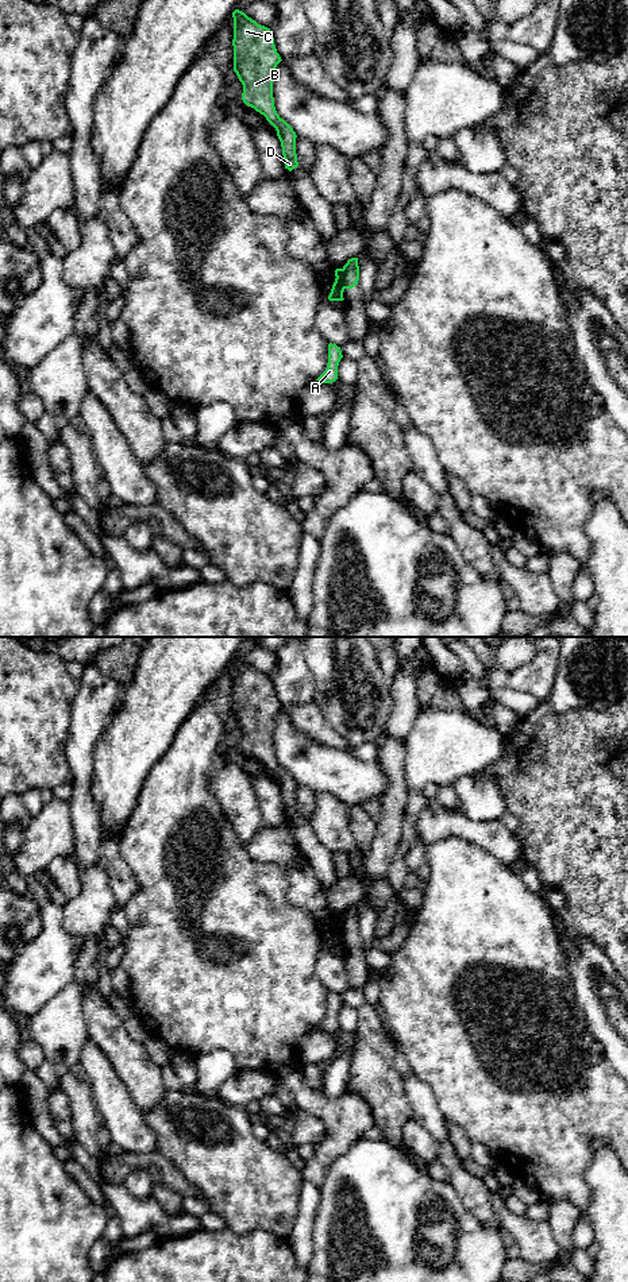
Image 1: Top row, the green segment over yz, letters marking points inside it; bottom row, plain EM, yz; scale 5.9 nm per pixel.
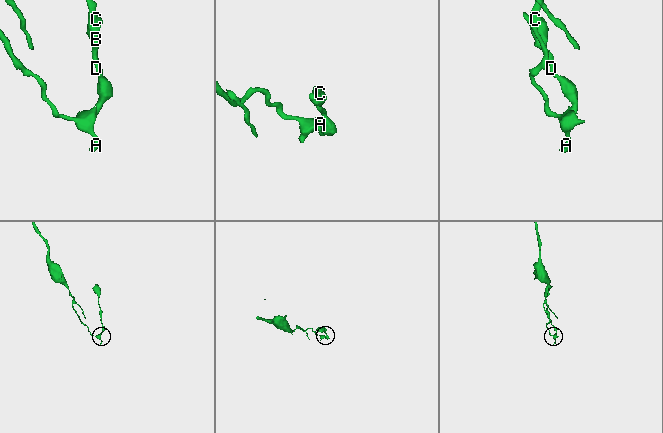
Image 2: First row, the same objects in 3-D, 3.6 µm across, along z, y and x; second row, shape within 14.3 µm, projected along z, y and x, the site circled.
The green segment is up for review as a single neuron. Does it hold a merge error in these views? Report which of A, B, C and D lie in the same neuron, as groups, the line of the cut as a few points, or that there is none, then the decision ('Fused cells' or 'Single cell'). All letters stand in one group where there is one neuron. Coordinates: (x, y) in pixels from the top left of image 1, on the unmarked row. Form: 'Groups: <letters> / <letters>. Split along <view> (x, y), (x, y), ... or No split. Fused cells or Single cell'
Groups: A / B C D. Split along yz (342, 916), (345, 935). Fused cells

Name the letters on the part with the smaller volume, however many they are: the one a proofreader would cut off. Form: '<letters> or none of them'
B, C, D

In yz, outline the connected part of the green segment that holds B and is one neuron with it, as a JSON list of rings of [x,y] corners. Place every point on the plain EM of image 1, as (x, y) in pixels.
[[[235,657],[234,665],[234,719],[243,733],[242,748],[263,762],[276,776],[281,789],[285,816],[298,814],[296,780],[280,765],[274,754],[273,730],[277,713],[282,708],[277,700],[270,676],[258,672],[244,660]]]

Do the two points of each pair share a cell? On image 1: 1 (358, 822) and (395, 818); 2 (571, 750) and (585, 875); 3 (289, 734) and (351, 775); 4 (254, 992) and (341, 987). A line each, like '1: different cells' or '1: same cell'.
1: different cells
2: same cell
3: same cell
4: different cells

